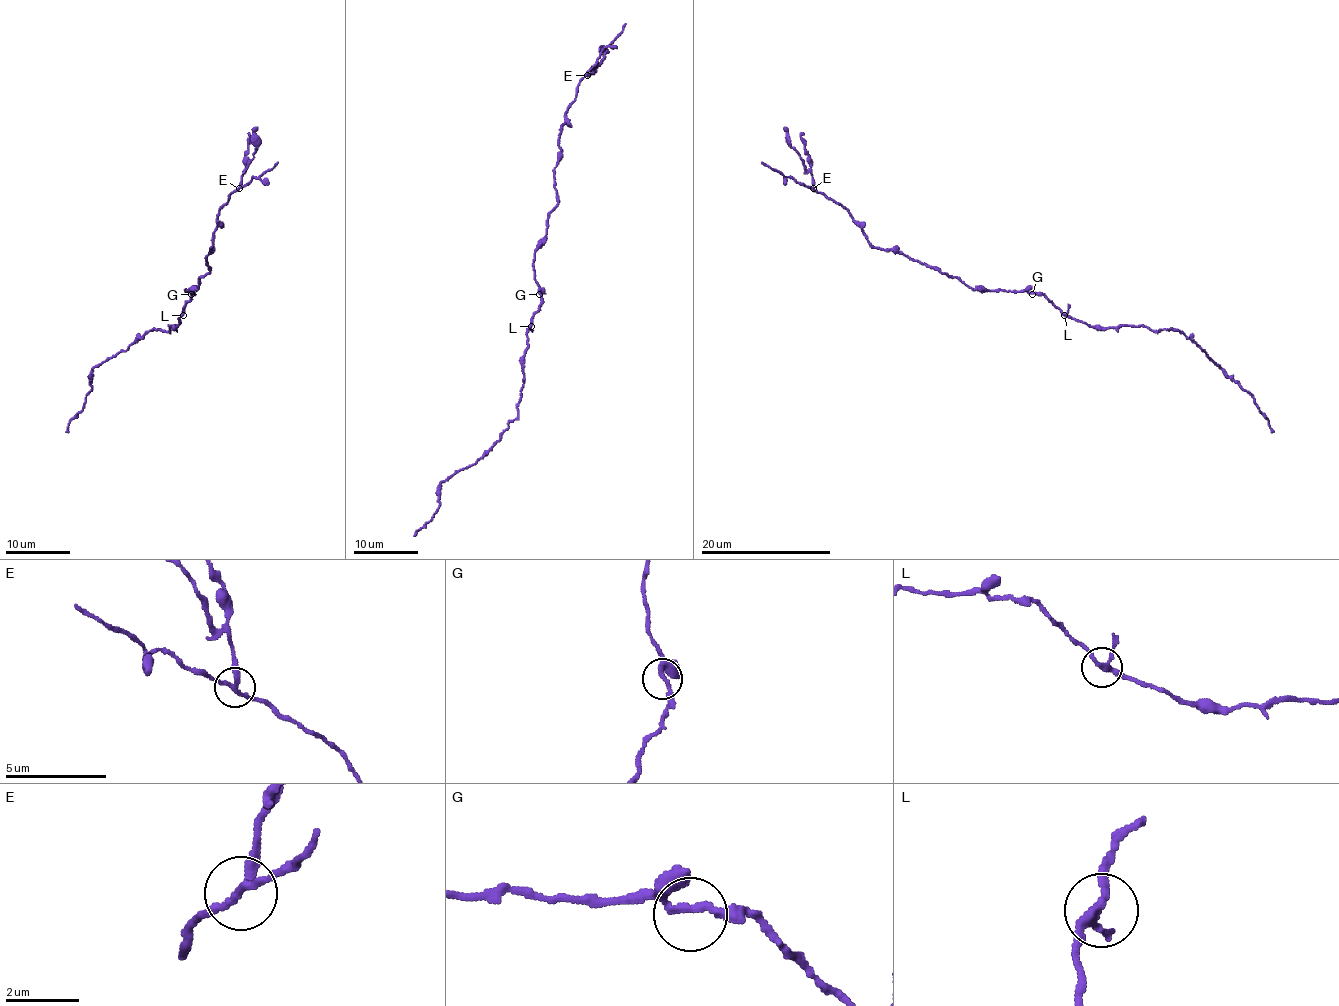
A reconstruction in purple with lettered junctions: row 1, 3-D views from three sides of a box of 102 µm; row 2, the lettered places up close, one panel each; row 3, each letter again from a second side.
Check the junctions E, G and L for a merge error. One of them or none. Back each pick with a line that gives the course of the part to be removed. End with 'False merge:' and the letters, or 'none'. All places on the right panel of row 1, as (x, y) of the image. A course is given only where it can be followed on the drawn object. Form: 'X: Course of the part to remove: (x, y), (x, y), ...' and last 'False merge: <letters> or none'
E: Course of the part to remove: (812, 188), (812, 175), (791, 146), (785, 126)
False merge: E

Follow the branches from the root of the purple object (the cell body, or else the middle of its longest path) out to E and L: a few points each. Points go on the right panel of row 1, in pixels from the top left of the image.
E: (1030, 292), (976, 290), (957, 277), (949, 277), (902, 253), (876, 248), (840, 204), (812, 188)
L: (1030, 292), (1043, 294), (1064, 315)

